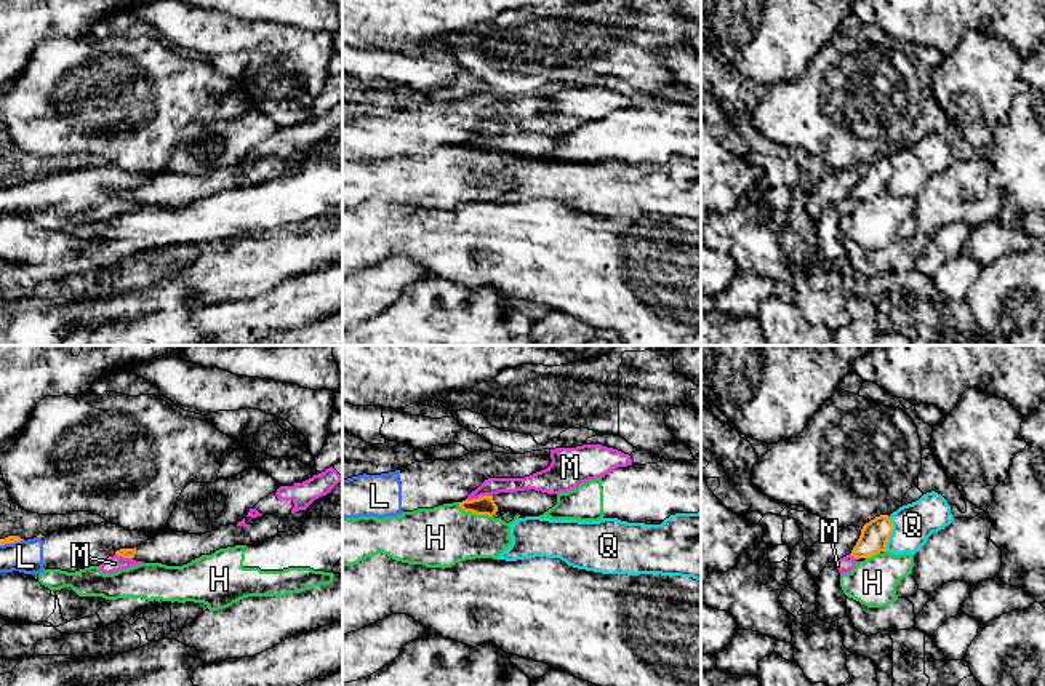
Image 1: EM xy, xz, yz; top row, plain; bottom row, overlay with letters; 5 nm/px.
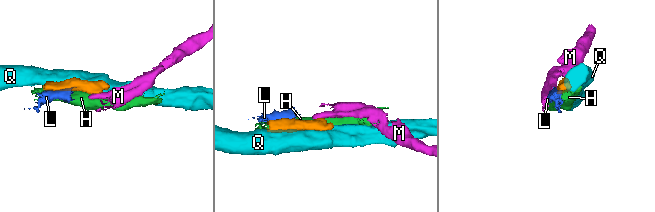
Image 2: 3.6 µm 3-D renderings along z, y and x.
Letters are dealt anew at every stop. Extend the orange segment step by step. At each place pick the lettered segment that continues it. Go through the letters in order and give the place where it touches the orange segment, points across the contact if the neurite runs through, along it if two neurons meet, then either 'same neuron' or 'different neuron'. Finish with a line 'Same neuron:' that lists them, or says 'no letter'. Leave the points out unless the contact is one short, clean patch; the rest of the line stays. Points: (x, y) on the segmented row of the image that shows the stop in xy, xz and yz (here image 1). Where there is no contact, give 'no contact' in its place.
H: xz (474, 512) | different neuron
L: xy (12, 542) | along xy (23, 539), (0, 546) | different neuron
M: xz (479, 498) | along xz (492, 494), (466, 499) | different neuron
Q: yz (892, 531) | different neuron
Same neuron: no letter

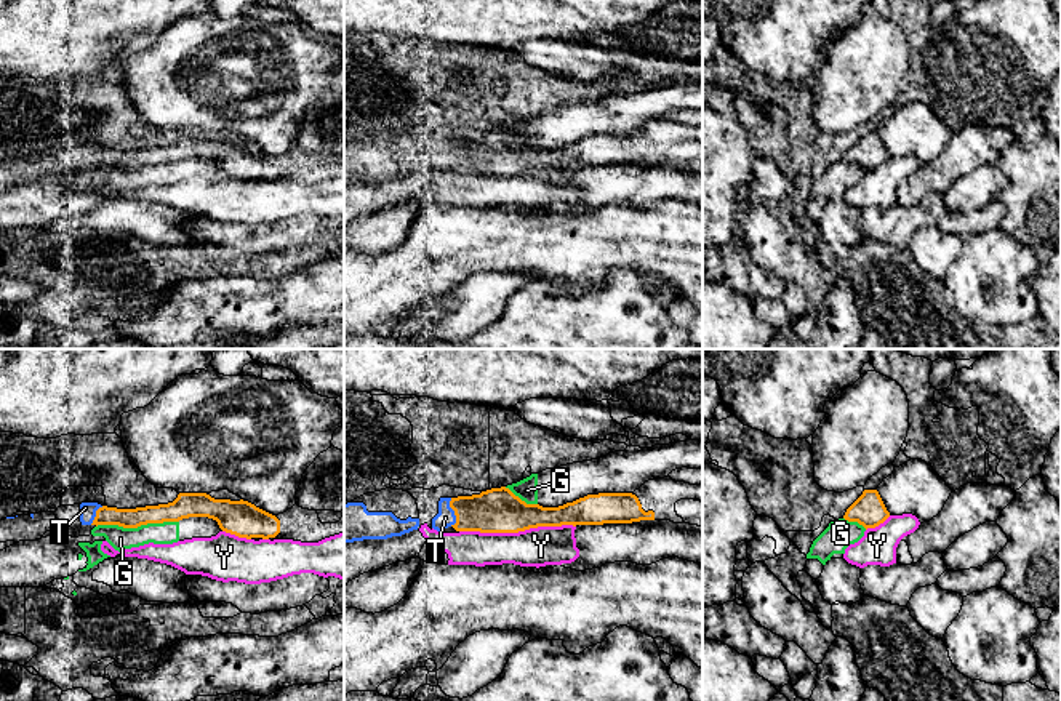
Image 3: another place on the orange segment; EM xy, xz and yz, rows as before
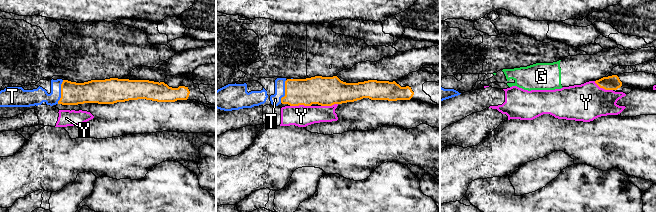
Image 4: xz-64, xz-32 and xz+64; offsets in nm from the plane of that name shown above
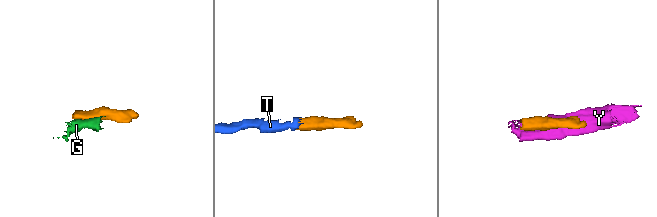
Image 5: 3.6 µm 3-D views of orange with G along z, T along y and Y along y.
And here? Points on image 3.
G: xy (136, 527) | along xy (178, 520), (148, 522), (136, 527), (96, 527) | different neuron
T: xz (455, 512) | same neuron
Y: xz (517, 532) | different neuron
Same neuron: T

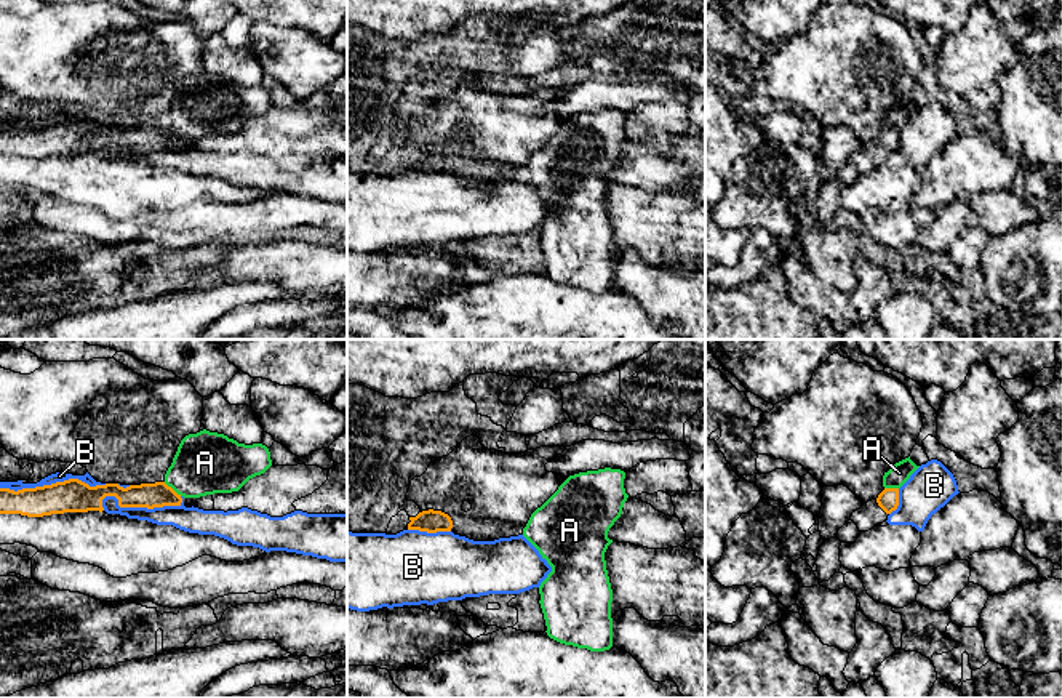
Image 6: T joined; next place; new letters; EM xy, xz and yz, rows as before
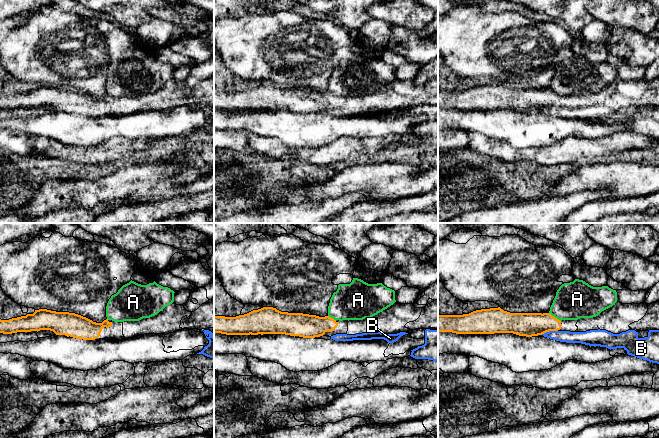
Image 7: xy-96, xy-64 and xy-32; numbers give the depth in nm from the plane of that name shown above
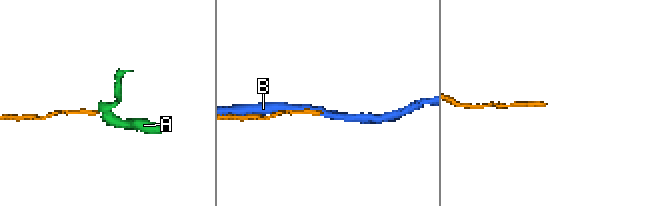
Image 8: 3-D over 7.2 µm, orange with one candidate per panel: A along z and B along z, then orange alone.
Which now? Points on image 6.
A: xy (171, 489) | along xy (163, 482), (181, 495) | different neuron
B: xy (53, 484) | different neuron
Same neuron: no letter

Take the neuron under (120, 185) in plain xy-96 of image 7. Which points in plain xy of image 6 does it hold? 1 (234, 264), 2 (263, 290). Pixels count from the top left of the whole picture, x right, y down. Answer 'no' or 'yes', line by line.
1: yes
2: no

